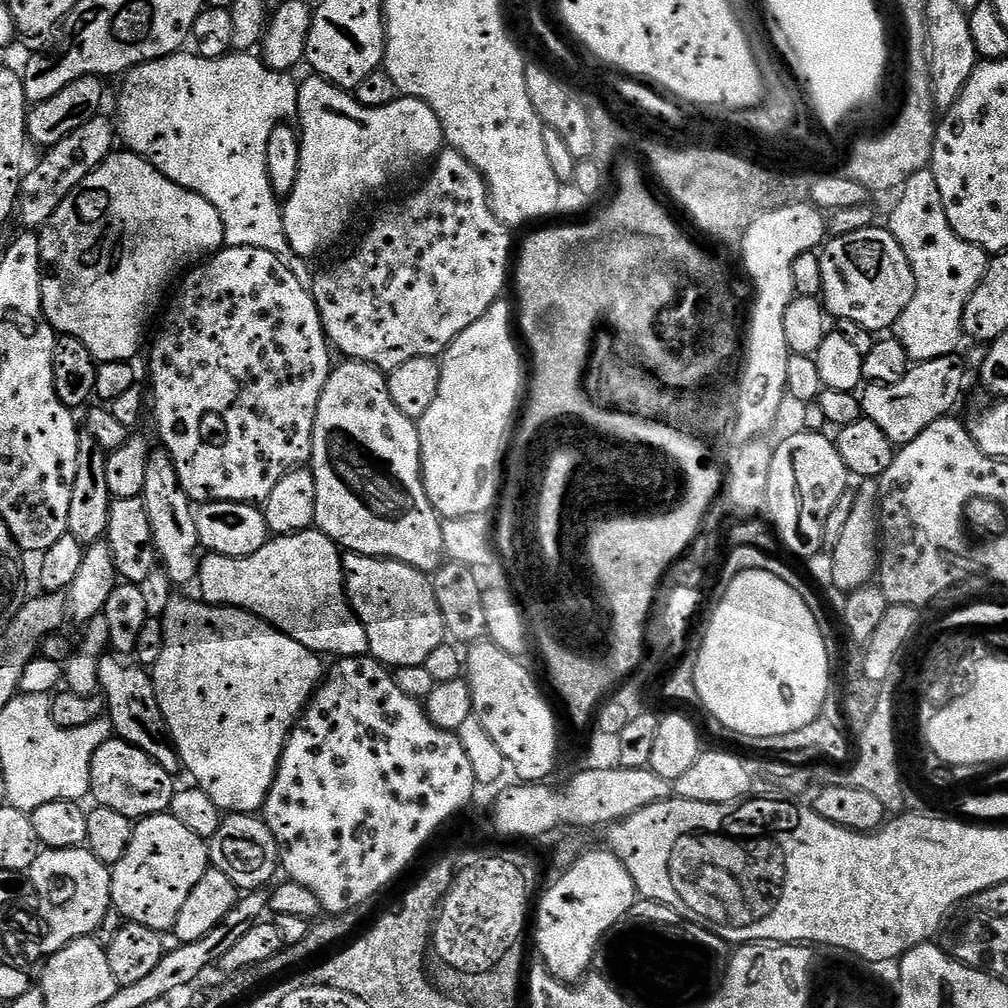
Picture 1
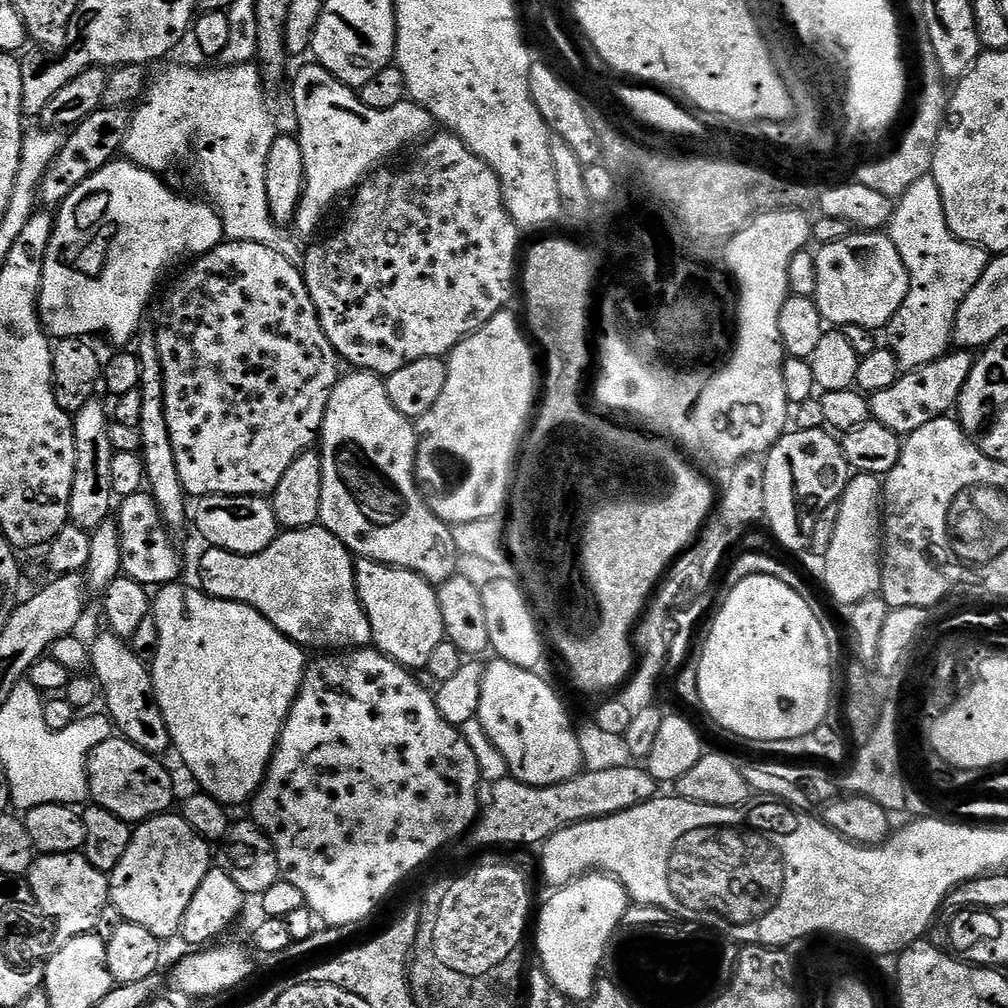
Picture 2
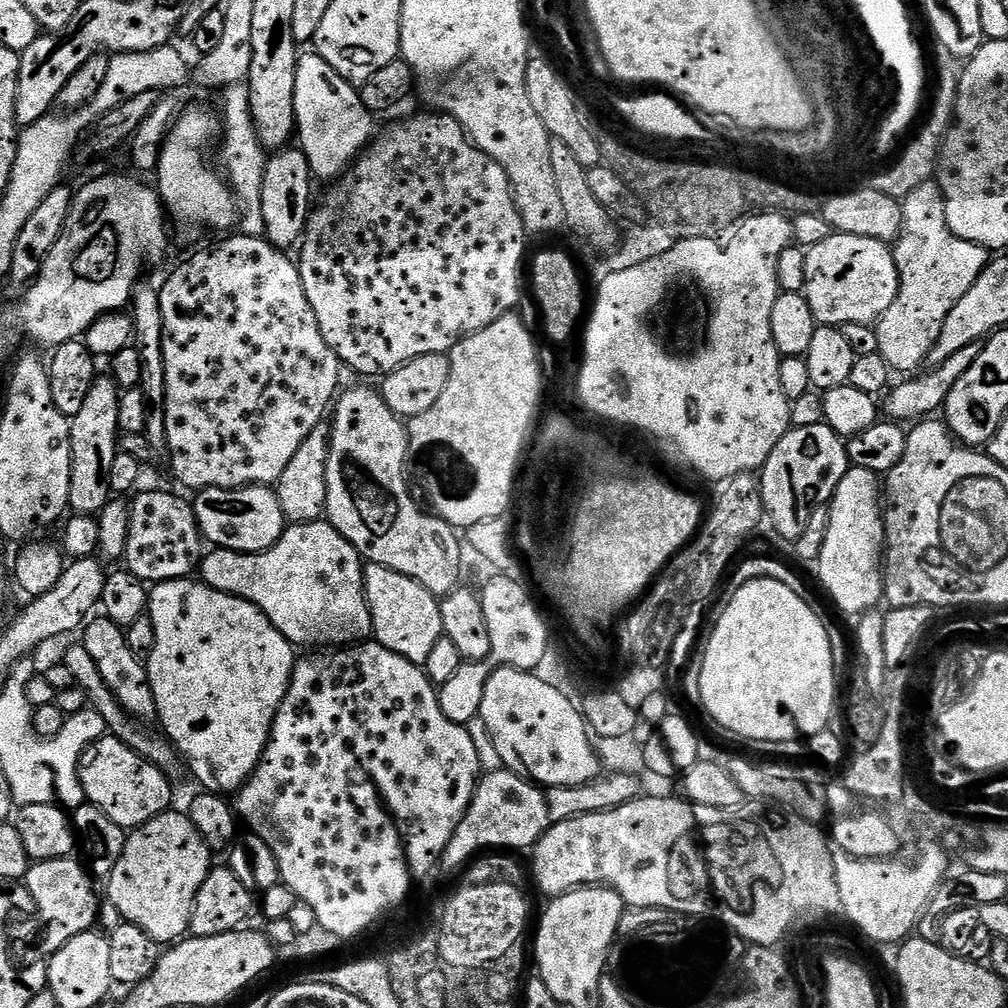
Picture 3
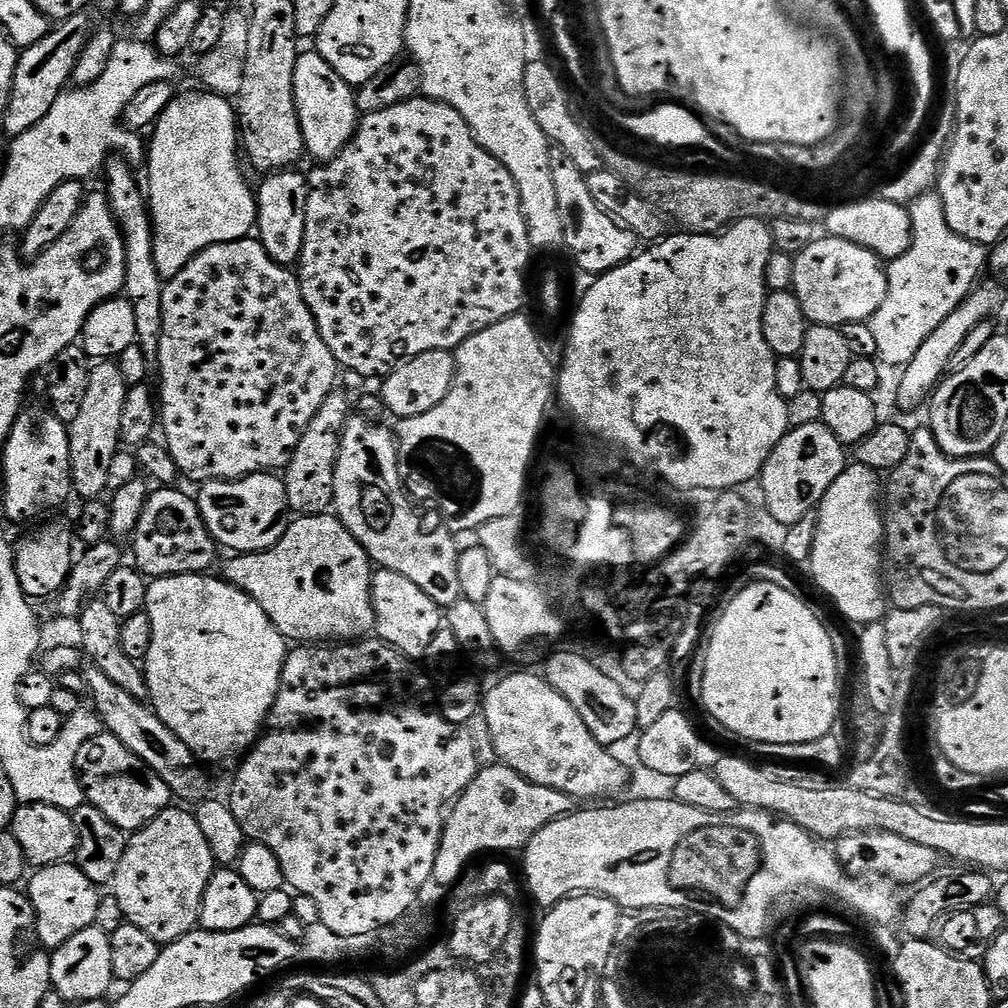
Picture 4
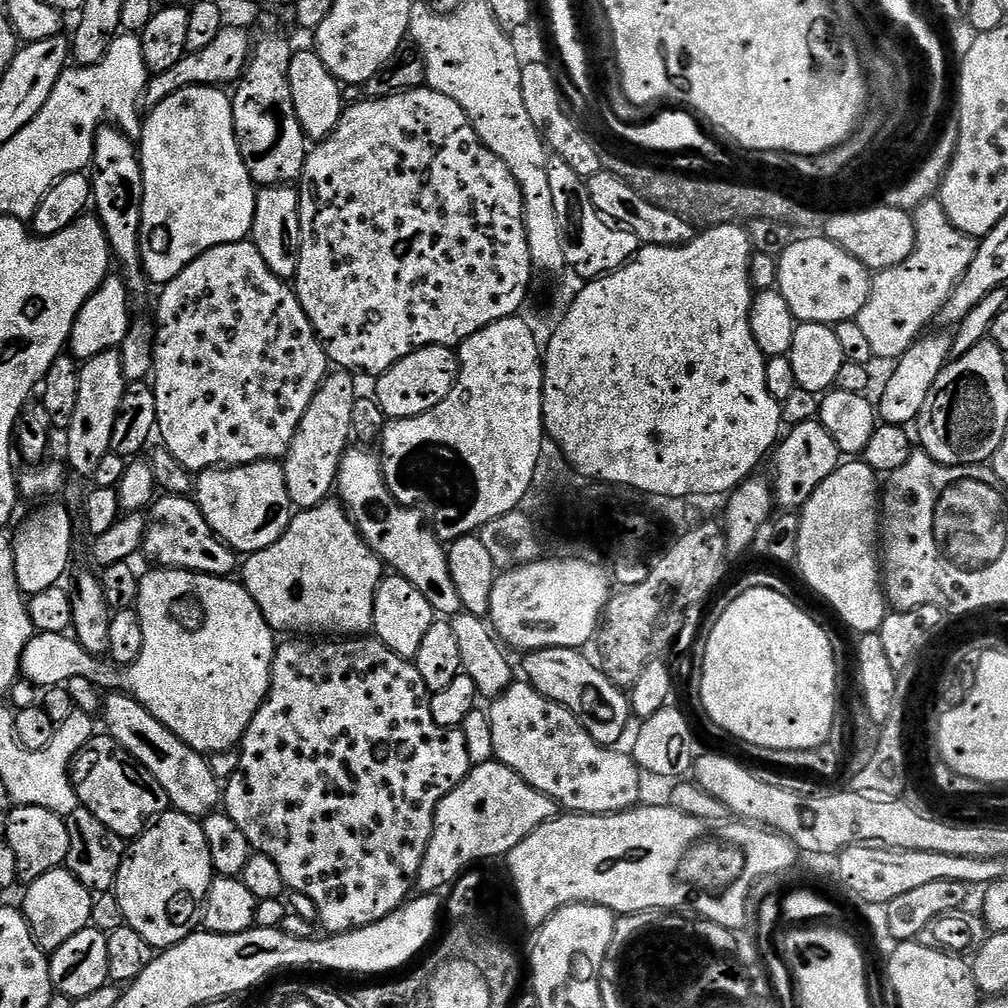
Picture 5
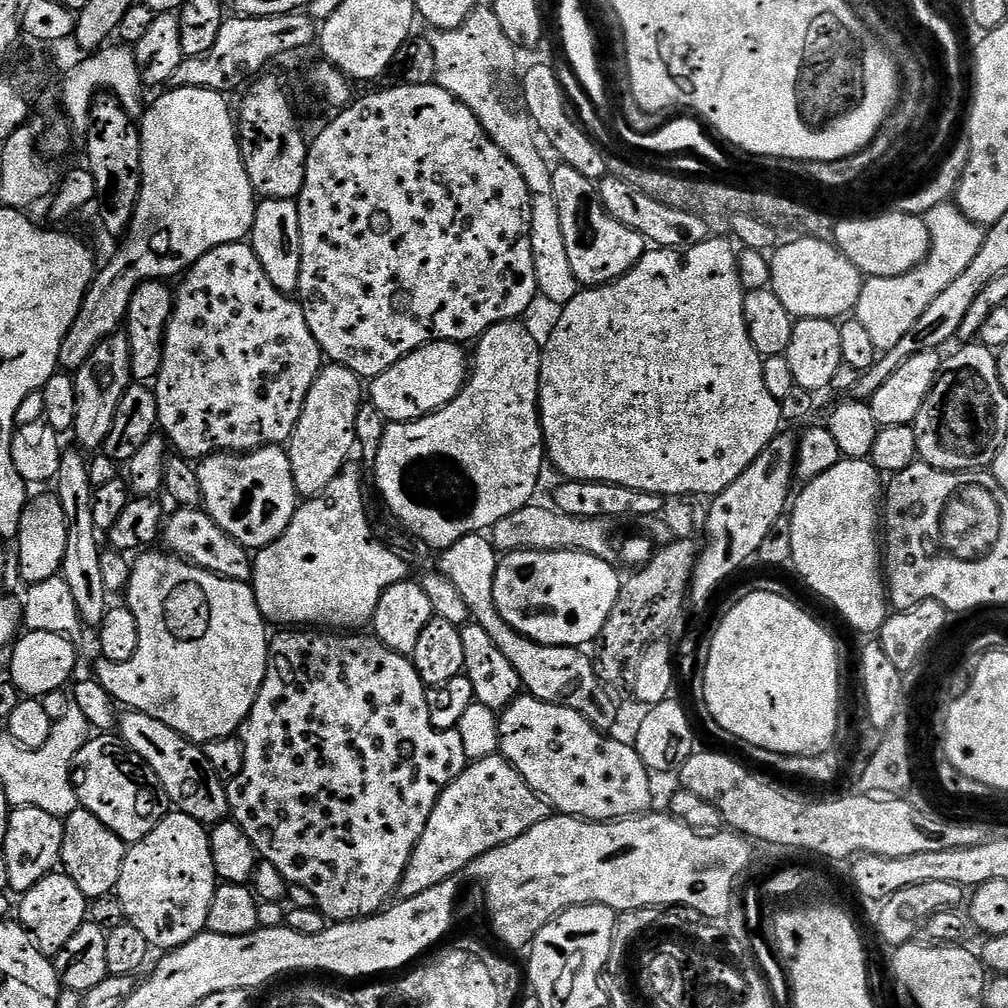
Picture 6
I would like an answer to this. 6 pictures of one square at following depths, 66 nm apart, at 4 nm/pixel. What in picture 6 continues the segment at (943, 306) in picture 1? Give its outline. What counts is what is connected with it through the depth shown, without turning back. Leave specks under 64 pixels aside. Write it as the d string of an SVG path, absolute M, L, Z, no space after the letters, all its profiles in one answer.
M954 202L939 204L924 217L928 233L932 241L930 250L924 261L914 270L897 276L869 276L865 279L860 297L854 309L854 318L862 322L862 326L870 333L870 339L881 353L890 351L910 330L914 330L914 322L926 314L930 302L959 278L962 270L974 262L978 250L982 250L986 232L979 224L975 224Z

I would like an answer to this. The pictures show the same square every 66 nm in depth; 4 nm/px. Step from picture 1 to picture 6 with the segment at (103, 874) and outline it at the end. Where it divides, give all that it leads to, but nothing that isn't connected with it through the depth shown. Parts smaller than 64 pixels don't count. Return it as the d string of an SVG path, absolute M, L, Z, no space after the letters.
M57 870L51 876L42 878L31 890L19 897L20 916L19 923L31 934L36 941L38 950L49 958L56 957L74 938L74 934L89 919L90 901L84 897L82 890L74 886L74 882L63 871Z

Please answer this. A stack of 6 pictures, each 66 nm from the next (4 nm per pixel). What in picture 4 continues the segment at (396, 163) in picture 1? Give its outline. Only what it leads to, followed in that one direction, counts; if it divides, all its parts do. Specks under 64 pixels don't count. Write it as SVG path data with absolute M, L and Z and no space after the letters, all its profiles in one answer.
M309 50L309 52L301 51L296 57L296 65L294 66L294 98L296 99L296 109L298 110L298 118L302 126L304 147L307 155L309 157L313 156L313 161L316 162L333 160L352 141L353 136L356 134L358 113L356 111L356 94L353 85L347 84L320 57L319 52L315 50Z

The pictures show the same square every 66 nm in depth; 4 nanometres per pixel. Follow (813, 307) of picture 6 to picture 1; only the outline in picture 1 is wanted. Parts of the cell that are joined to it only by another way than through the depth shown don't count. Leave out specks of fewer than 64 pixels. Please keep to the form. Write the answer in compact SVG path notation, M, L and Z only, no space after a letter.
M871 226L866 229L857 230L845 236L833 236L823 245L819 253L822 262L822 303L829 313L837 321L849 320L858 322L866 330L874 334L880 334L883 328L891 329L895 325L896 319L910 306L910 298L914 298L914 286L916 279L910 270L910 262L898 246L898 242L893 238L887 227Z

